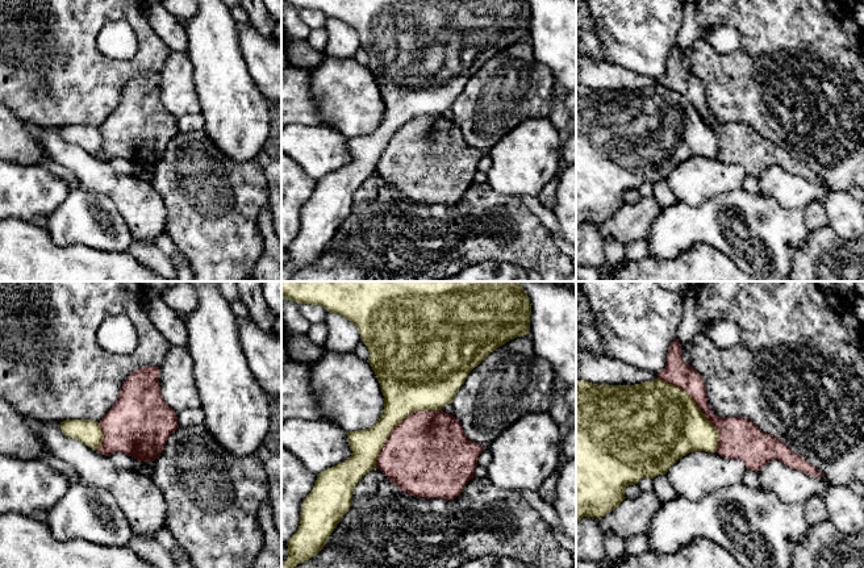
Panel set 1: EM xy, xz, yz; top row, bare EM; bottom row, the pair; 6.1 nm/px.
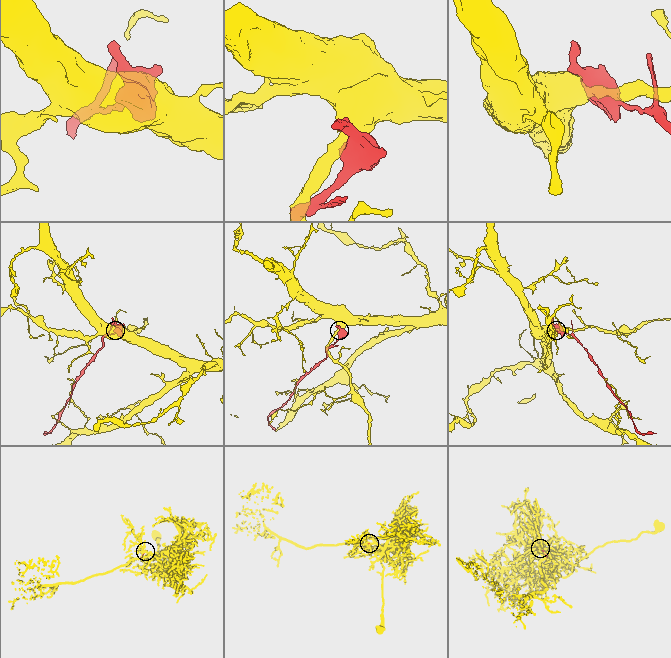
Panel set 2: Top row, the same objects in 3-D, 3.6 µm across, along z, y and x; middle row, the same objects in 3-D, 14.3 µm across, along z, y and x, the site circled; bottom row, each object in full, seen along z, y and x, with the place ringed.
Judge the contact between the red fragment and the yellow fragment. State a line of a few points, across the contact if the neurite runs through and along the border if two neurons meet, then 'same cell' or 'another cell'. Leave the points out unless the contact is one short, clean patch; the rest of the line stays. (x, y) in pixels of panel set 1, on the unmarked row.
another cell

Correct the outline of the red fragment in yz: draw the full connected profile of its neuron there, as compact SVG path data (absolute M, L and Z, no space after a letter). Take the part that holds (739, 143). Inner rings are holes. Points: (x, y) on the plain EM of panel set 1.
M675 45L667 59L665 74L658 83L684 95L719 138L717 156L727 164L738 164L747 175L759 178L769 166L779 166L786 172L813 183L821 178L800 160L794 159L773 139L765 139L746 122L718 122L709 114L706 92L702 82L681 62L681 50Z

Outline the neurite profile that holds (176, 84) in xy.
M178 50L170 54L159 72L160 99L175 117L200 114L200 99L195 88L193 66L187 55Z

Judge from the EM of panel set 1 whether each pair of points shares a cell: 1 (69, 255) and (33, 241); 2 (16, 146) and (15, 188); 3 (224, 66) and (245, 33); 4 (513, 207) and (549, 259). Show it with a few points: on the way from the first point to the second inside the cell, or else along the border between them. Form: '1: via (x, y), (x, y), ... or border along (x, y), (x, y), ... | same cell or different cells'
1: via (59, 255), (48, 255), (42, 250) | same cell
2: border along (13, 162), (21, 166), (36, 166) | different cells
3: border along (237, 24), (238, 50), (247, 71) | different cells
4: via (513, 220), (513, 224), (535, 246) | same cell

